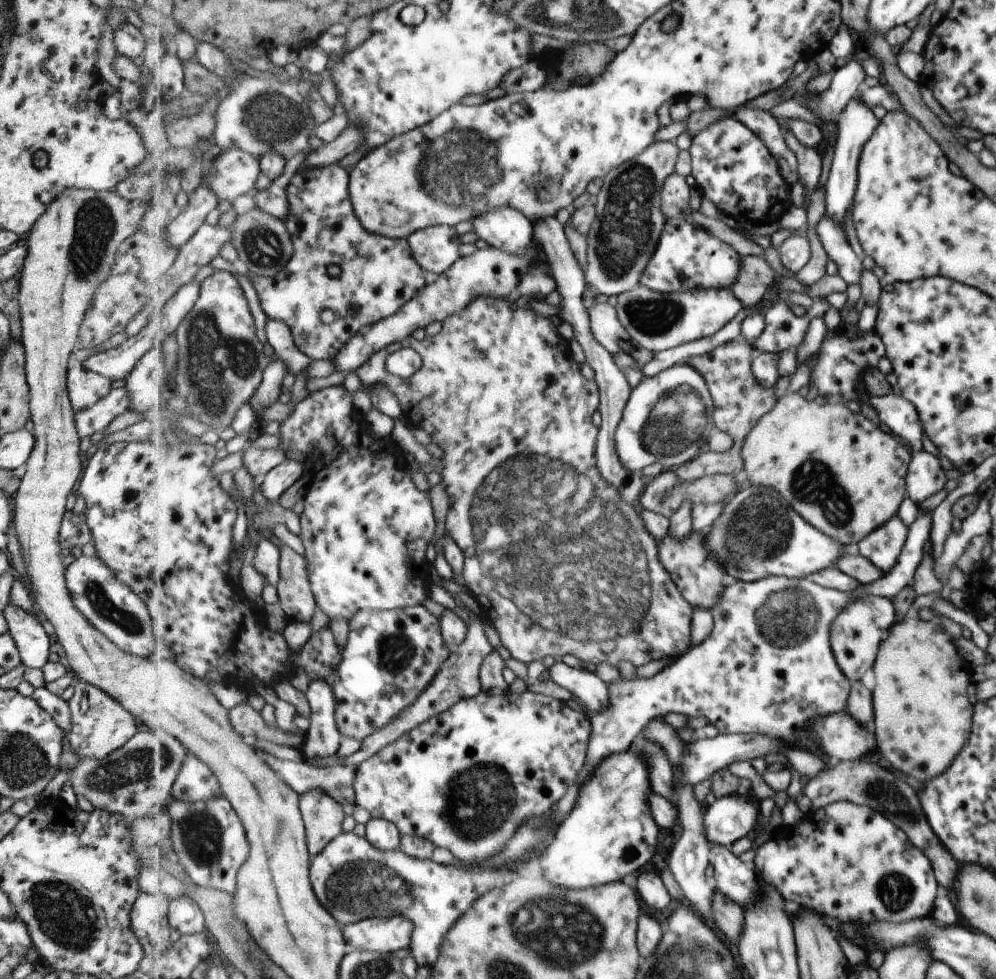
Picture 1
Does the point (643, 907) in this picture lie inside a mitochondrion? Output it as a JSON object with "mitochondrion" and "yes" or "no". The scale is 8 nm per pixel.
{"mitochondrion":"no"}

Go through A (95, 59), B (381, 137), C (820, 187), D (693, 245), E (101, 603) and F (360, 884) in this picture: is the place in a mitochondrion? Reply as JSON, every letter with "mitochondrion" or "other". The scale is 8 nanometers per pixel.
{"A":"other","B":"other","C":"other","D":"other","E":"mitochondrion","F":"mitochondrion"}

